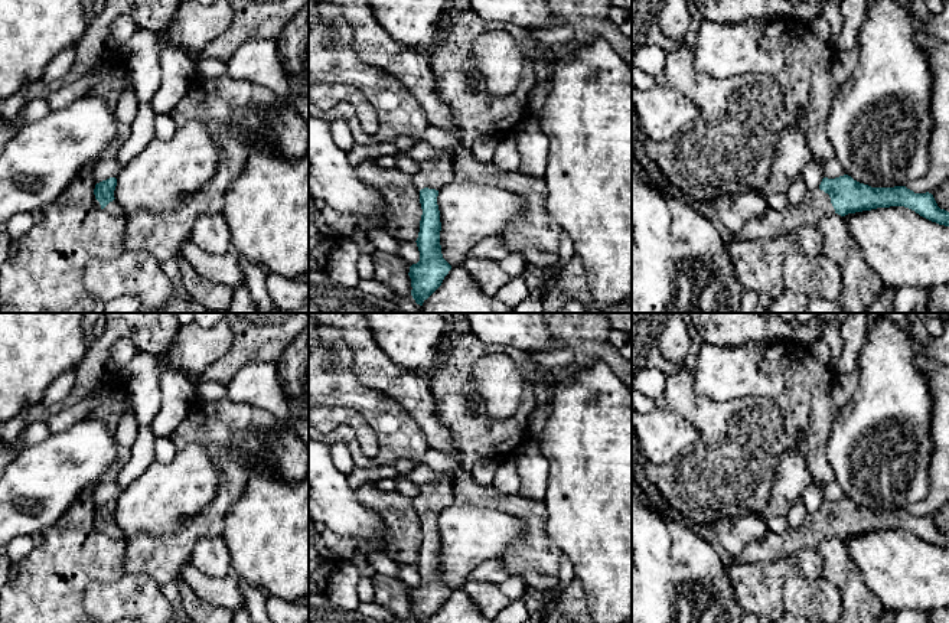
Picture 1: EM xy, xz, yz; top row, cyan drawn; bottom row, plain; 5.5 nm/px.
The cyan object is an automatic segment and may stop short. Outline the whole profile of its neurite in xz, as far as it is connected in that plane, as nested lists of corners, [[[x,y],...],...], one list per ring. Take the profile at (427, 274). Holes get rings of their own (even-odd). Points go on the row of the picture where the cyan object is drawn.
[[[436,150],[437,159],[424,164],[412,176],[414,186],[420,190],[423,209],[417,247],[420,261],[410,267],[411,296],[417,304],[423,303],[441,286],[451,265],[443,258],[440,245],[438,190],[454,179],[451,153]]]

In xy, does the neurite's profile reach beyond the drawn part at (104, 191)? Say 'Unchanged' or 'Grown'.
Grown

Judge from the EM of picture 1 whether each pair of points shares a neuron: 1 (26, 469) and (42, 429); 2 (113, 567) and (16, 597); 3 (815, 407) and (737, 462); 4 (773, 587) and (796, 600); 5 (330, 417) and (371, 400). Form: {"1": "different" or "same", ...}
{"1": "different", "2": "same", "3": "same", "4": "different", "5": "different"}

